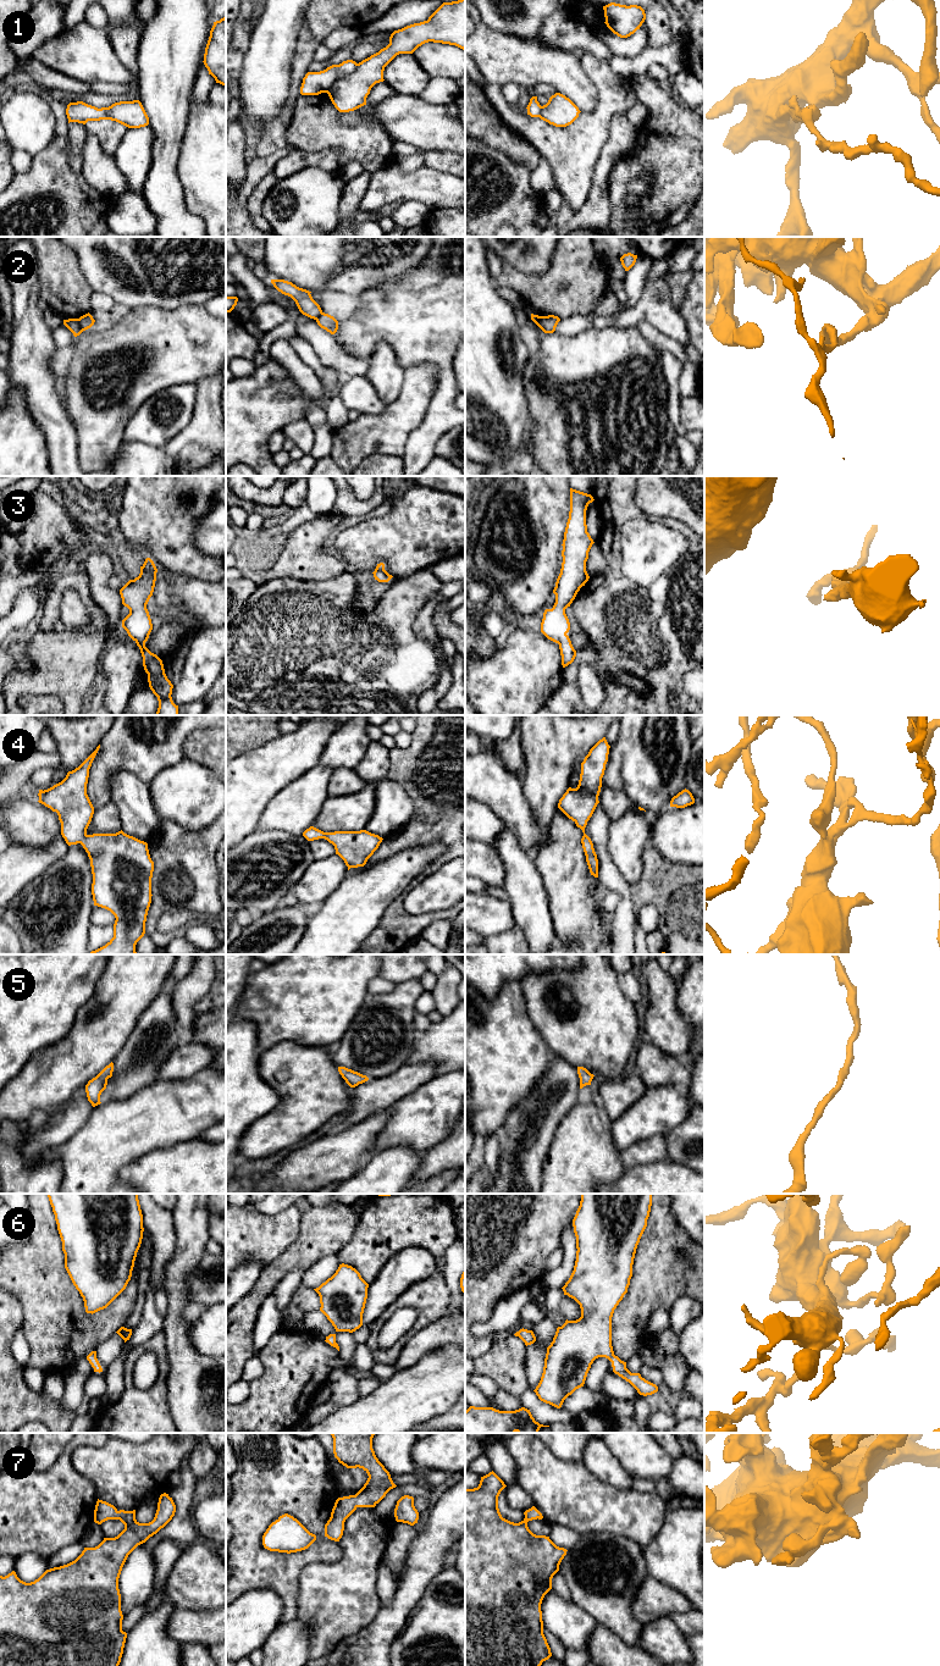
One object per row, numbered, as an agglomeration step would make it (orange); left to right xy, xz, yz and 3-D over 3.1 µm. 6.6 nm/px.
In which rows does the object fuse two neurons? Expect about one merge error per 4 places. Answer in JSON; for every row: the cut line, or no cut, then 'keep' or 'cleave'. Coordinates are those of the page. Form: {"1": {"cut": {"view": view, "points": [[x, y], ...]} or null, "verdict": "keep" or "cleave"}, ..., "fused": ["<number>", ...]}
{"1": {"cut": {"view": "xz", "points": [[358, 64], [353, 71], [341, 76], [326, 92]]}, "verdict": "cleave"}, "2": {"cut": {"view": "yz", "points": [[540, 316], [543, 330]]}, "verdict": "cleave"}, "3": {"cut": null, "verdict": "keep"}, "4": {"cut": null, "verdict": "keep"}, "5": {"cut": null, "verdict": "keep"}, "6": {"cut": null, "verdict": "keep"}, "7": {"cut": null, "verdict": "keep"}, "fused": ["1", "2"]}

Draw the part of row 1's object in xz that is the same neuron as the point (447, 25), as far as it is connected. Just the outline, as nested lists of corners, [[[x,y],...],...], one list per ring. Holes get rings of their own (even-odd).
[[[465,0],[443,2],[427,21],[394,31],[386,48],[359,62],[354,72],[331,85],[327,94],[334,107],[349,112],[366,105],[371,88],[385,81],[385,67],[397,55],[413,54],[428,41],[465,50]]]

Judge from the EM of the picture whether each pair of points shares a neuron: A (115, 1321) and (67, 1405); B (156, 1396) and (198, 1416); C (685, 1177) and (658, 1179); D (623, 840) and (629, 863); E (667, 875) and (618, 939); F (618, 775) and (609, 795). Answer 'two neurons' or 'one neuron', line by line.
A: two neurons
B: two neurons
C: one neuron
D: one neuron
E: two neurons
F: two neurons

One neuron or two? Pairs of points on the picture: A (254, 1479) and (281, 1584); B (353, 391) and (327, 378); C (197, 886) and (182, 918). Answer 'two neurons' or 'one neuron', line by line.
A: one neuron
B: one neuron
C: two neurons

